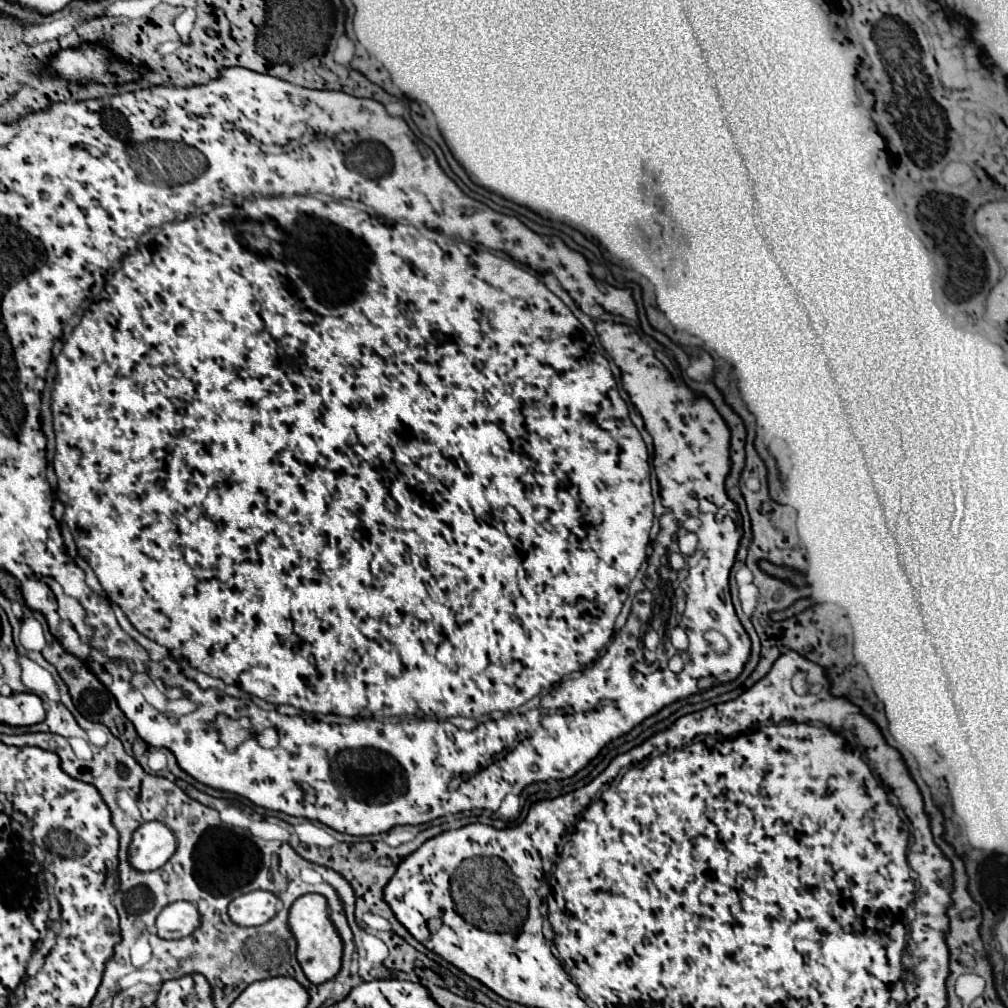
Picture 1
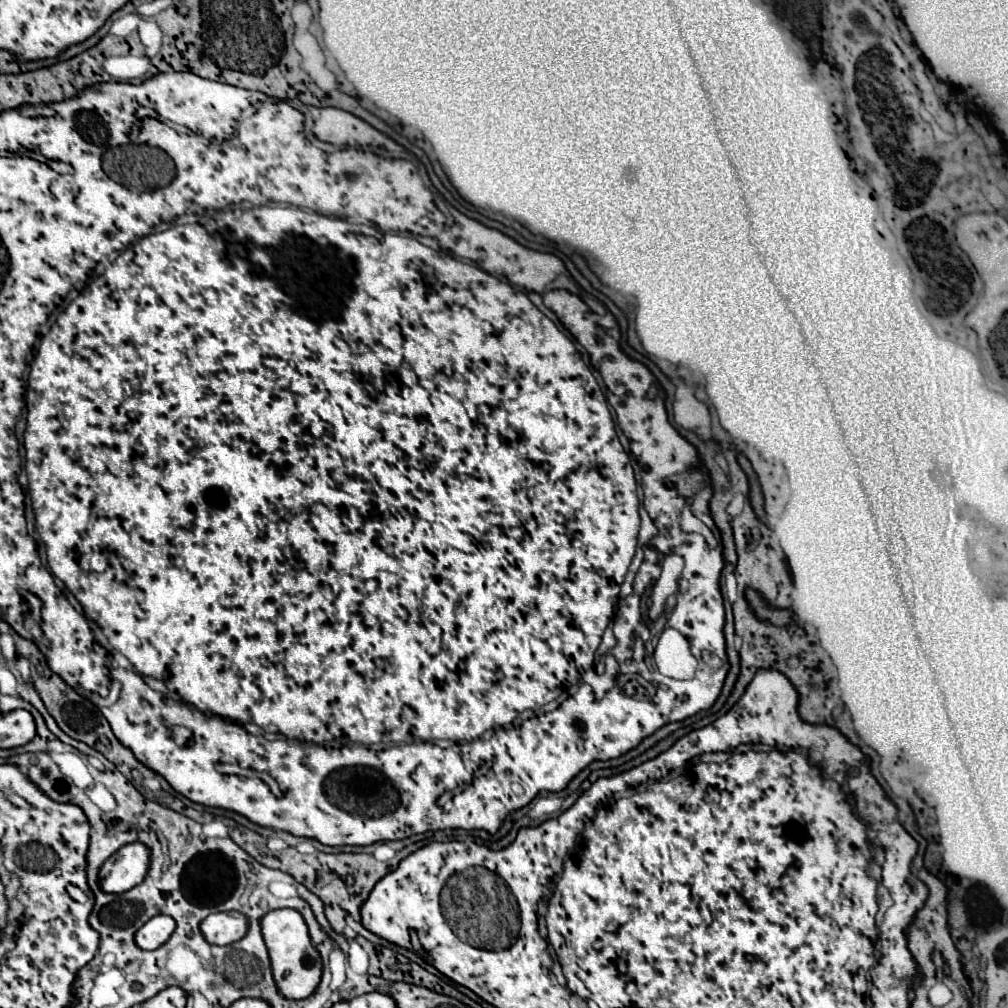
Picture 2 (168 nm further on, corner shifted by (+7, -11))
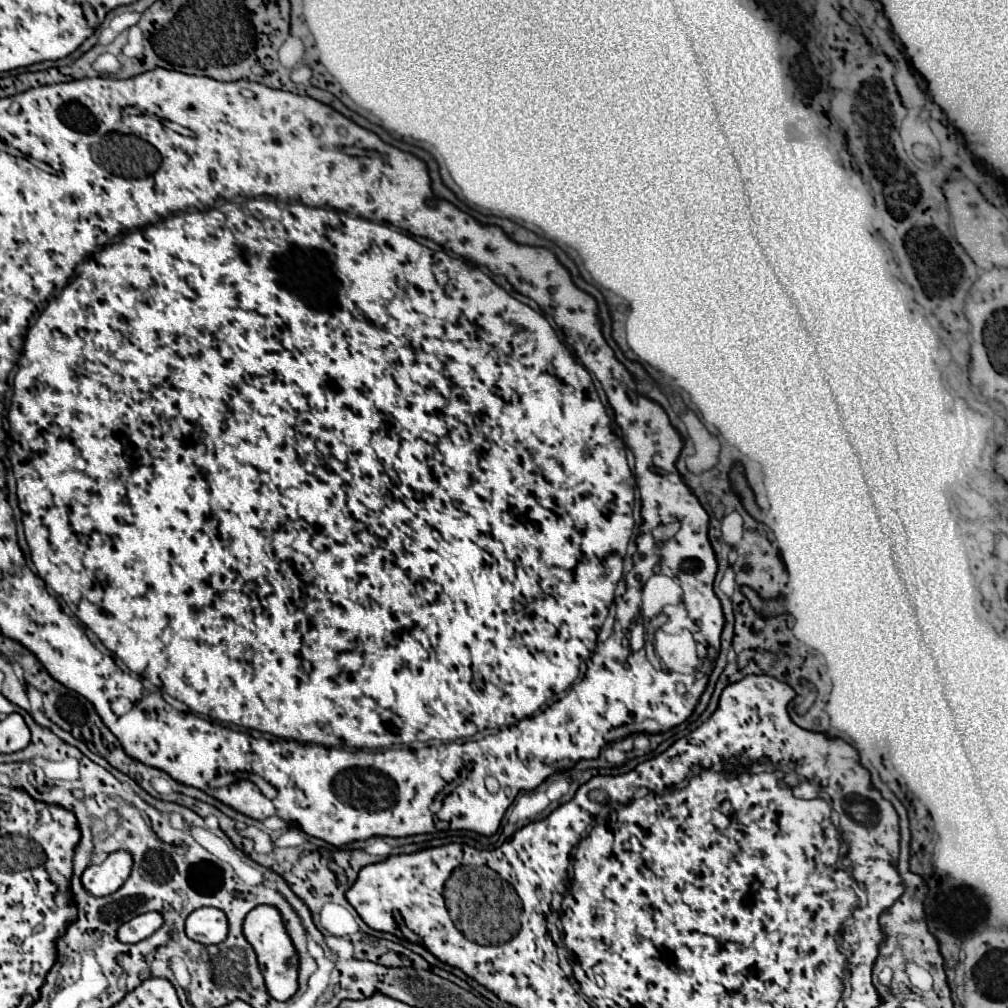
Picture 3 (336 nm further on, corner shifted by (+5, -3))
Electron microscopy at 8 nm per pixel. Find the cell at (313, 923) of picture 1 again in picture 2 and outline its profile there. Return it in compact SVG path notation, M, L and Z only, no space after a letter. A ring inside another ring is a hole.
M283 908L283 910L271 910L261 918L261 928L263 928L263 938L271 956L271 966L273 966L273 978L277 982L279 992L285 998L309 998L315 988L321 982L323 974L323 960L317 948L311 942L309 928L301 916L301 912L293 908Z

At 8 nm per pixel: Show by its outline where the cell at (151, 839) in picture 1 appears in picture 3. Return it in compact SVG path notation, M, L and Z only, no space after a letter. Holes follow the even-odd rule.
M113 852L107 856L105 862L89 866L81 876L81 884L93 896L109 896L119 890L121 884L127 880L131 864L133 860L127 852Z

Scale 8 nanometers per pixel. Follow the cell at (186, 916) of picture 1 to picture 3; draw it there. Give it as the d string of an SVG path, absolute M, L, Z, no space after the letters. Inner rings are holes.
M147 912L147 914L135 916L129 922L119 926L117 940L123 944L135 944L139 940L149 938L161 924L163 924L163 918L159 912Z

